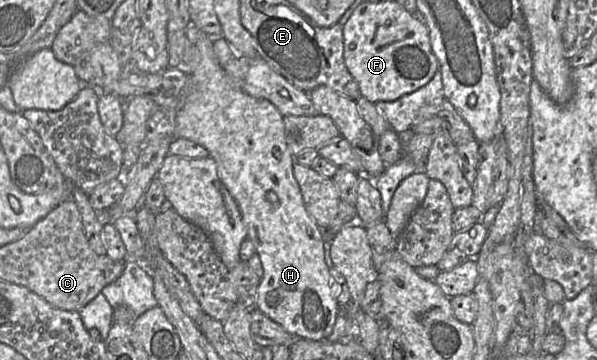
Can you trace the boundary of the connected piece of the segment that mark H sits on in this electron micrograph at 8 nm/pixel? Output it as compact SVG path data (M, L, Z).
M191 25L187 38L200 53L200 62L191 73L191 93L176 113L172 136L163 136L146 142L141 149L137 163L123 175L125 192L121 199L105 210L98 212L102 223L112 223L117 218L133 214L143 204L147 187L154 179L169 153L170 144L177 138L186 138L207 149L217 164L218 176L238 205L256 253L263 266L255 307L270 319L280 324L287 332L313 341L326 340L333 332L340 313L336 300L334 283L325 263L324 240L319 226L308 214L302 194L293 174L294 156L289 151L284 131L283 116L268 100L257 99L245 93L239 84L220 66L214 51L213 38Z

